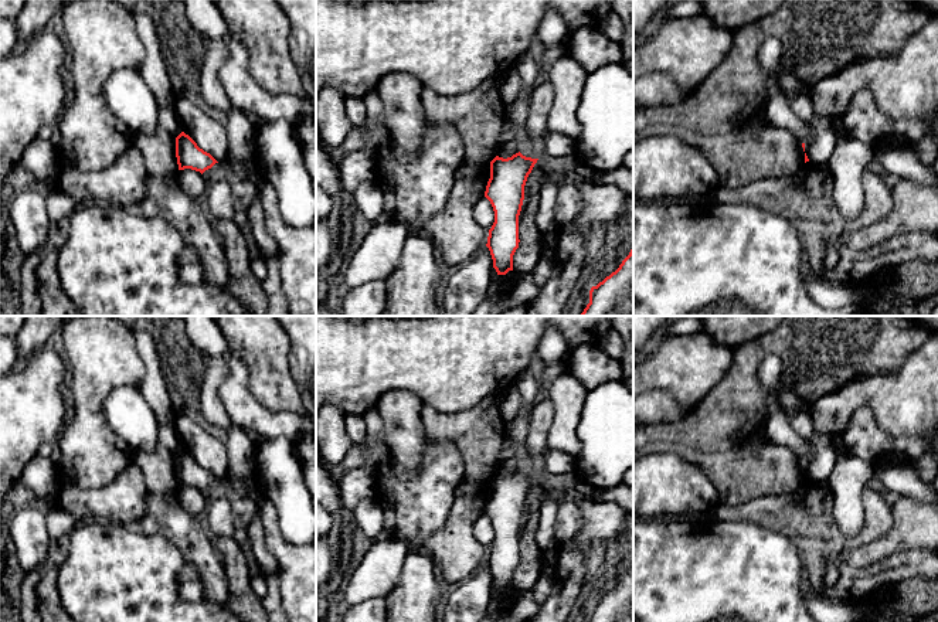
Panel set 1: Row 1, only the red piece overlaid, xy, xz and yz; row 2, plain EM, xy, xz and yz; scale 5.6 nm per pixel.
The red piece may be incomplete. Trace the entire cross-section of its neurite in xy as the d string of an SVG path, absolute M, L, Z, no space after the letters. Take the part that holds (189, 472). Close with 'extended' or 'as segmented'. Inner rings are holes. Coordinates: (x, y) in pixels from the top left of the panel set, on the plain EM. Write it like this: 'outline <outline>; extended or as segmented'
outline M184 449L176 455L176 475L179 487L191 486L201 492L218 480L210 470L200 466Z; as segmented

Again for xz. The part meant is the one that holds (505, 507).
outline M496 473L490 479L490 496L485 514L495 528L495 540L489 547L486 564L497 592L513 588L513 572L519 565L519 533L524 517L524 503L538 476L523 473Z; as segmented

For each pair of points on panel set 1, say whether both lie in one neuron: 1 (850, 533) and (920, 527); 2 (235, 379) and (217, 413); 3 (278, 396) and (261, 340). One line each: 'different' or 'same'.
1: different
2: different
3: same

